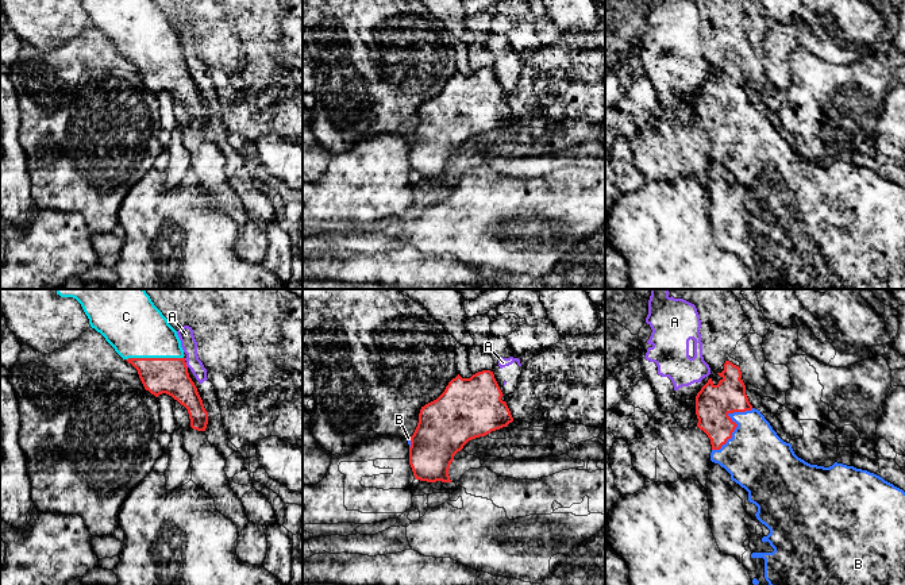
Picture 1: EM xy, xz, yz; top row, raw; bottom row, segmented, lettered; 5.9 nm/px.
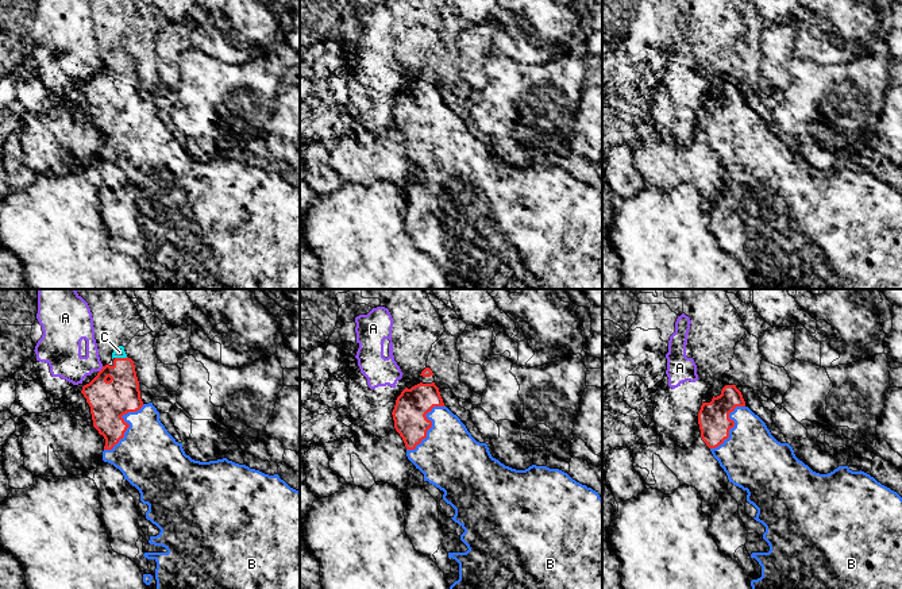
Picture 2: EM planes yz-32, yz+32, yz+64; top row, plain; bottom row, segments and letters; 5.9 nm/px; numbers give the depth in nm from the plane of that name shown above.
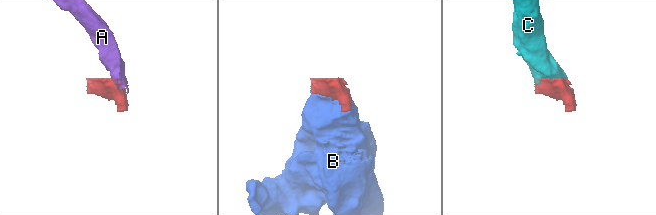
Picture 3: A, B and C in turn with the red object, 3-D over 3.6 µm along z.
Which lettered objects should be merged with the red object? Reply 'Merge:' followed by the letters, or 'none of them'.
Merge: B, C

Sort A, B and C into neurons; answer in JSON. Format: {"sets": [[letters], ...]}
{"sets": [["A"], ["B", "C"]]}

